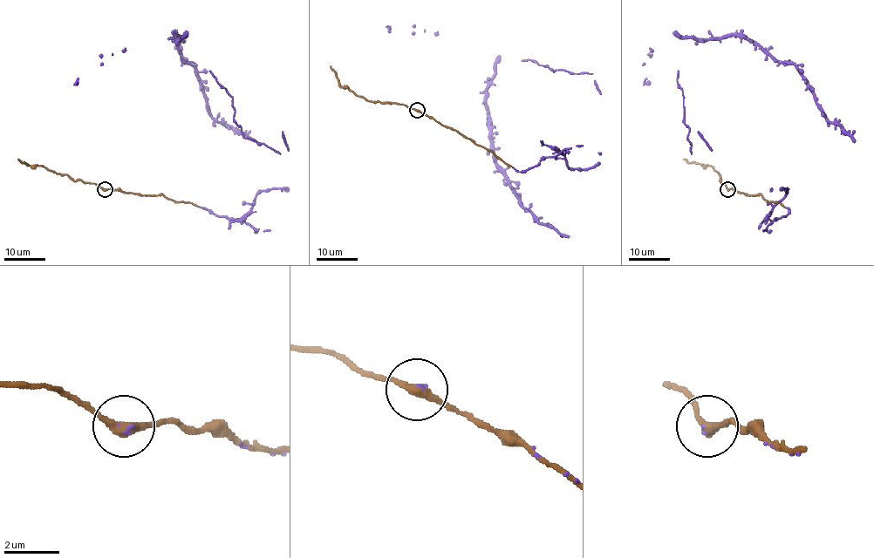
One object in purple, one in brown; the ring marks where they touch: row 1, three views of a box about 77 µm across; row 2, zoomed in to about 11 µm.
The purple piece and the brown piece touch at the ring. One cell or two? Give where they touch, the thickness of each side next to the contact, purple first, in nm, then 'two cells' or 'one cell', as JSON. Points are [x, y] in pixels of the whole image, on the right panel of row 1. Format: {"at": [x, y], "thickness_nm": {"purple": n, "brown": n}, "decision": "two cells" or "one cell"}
{"at": [727, 189], "thickness_nm": {"purple": 70, "brown": 320}, "decision": "one cell"}

